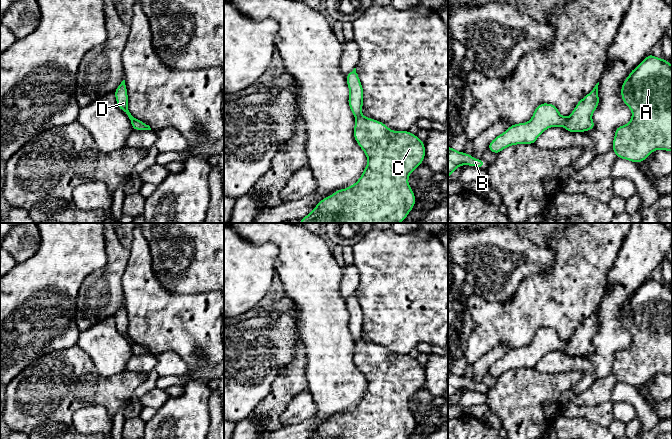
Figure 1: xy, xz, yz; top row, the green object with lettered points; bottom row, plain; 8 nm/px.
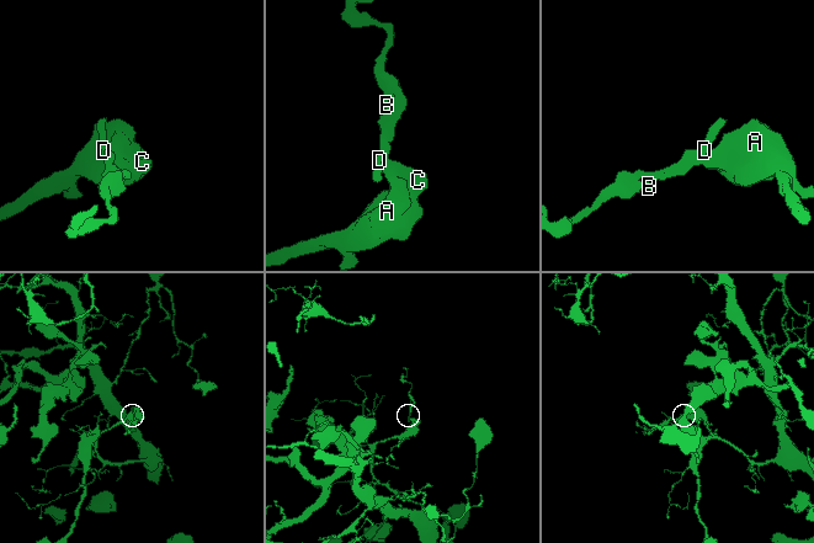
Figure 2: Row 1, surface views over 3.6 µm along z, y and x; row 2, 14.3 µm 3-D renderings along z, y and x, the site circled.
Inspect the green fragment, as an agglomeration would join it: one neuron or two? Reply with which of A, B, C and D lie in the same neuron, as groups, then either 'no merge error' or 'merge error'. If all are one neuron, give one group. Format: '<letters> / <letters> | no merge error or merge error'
A C / B D | merge error

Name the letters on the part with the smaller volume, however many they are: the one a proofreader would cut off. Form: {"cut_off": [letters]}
{"cut_off": ["B", "D"]}

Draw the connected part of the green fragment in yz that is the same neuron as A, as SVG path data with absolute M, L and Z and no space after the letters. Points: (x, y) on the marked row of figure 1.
M648 55L629 76L621 87L621 97L632 112L631 120L615 130L612 150L621 159L639 163L656 150L672 151L672 65L663 58Z

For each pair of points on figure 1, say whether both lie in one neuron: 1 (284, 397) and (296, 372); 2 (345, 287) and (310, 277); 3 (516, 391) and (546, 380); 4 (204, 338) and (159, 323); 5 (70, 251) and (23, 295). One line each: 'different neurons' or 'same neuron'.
1: same neuron
2: different neurons
3: same neuron
4: same neuron
5: same neuron

